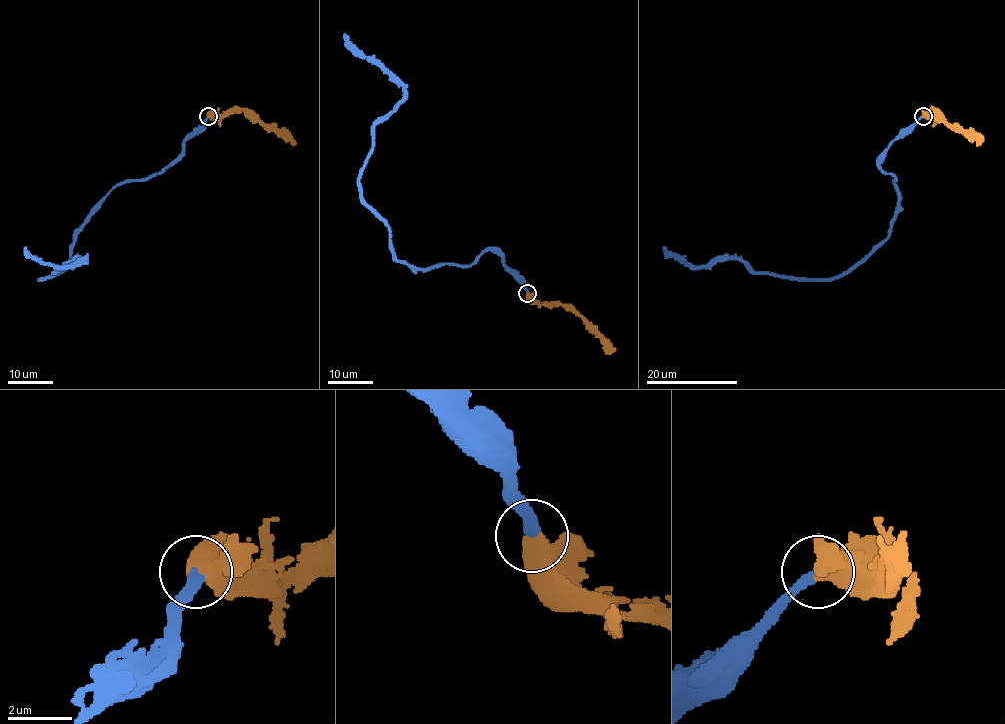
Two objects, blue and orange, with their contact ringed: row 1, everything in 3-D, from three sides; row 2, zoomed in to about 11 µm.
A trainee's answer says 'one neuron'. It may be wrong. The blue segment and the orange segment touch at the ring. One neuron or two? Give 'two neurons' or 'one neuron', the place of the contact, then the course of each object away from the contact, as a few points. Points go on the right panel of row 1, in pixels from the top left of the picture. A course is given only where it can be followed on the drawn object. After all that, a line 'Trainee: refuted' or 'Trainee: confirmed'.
one neuron; at (923, 116); blue runs (923, 116), (880, 157), (898, 209), (850, 269), (784, 278), (739, 259), (689, 266), (663, 247); orange runs (923, 116), (931, 115), (934, 109), (947, 123), (968, 132), (981, 144)
Trainee: confirmed

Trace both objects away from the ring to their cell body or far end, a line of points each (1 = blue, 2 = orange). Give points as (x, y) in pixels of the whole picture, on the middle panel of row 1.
1: (528, 293), (497, 250), (470, 265), (398, 261), (359, 171), (404, 88), (345, 33)
2: (528, 293), (536, 301), (567, 305), (614, 351)

